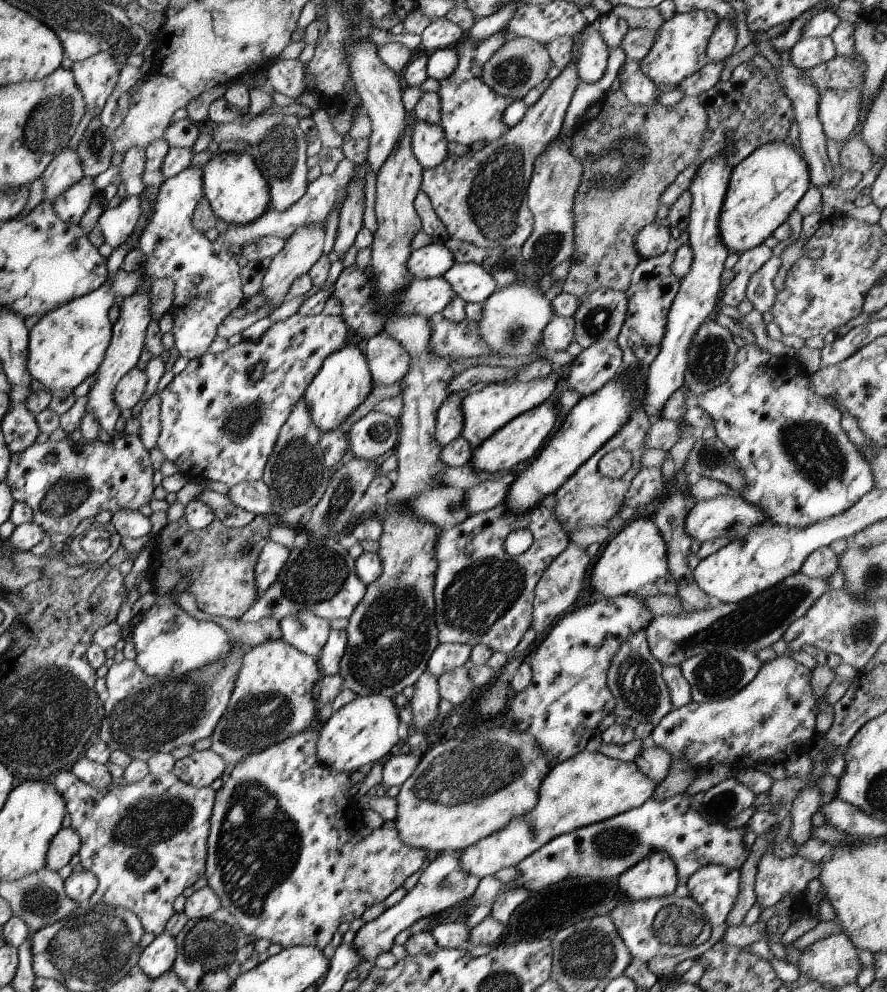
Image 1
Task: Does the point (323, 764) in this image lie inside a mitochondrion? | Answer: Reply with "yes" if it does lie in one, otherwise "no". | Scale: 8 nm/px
no

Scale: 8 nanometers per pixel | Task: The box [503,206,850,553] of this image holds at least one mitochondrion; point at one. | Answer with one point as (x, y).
(710, 358)

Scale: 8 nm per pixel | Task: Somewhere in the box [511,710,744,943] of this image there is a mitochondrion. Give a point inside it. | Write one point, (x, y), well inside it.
(717, 807)

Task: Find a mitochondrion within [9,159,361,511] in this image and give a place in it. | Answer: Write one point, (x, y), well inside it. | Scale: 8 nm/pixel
(245, 422)

